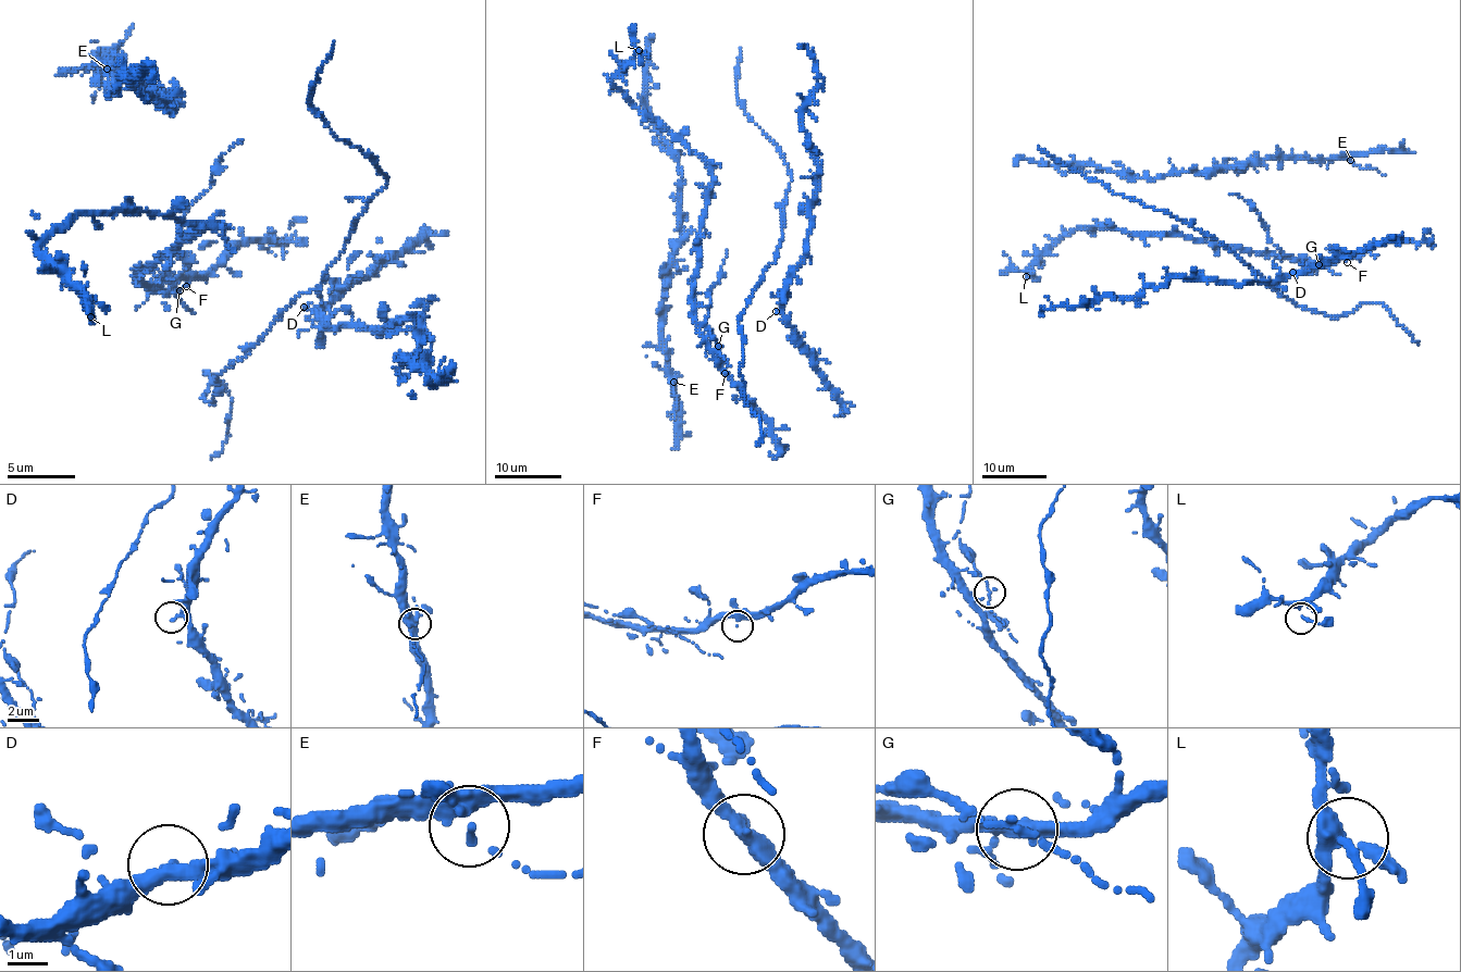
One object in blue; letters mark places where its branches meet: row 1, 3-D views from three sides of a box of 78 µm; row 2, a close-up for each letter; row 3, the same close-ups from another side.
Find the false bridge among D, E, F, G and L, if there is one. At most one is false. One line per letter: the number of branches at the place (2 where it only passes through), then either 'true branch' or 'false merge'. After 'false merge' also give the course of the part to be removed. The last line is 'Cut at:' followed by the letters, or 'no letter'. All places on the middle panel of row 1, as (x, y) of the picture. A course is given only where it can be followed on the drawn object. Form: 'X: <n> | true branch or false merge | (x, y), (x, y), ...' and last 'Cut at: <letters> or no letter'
D: 2 | true branch
E: 3 | true branch
F: 3 | true branch
G: 3 | false merge | (719, 346), (706, 324), (708, 294), (719, 283), (718, 276), (728, 251)
L: 2 | true branch
Cut at: G

